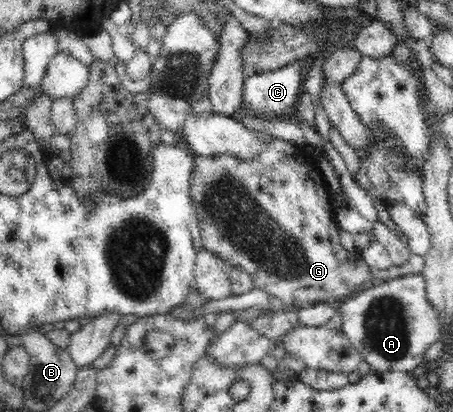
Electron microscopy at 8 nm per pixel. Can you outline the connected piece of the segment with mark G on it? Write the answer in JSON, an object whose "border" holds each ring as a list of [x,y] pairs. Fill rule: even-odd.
{"border":[[[265,131],[256,132],[267,147],[254,157],[238,159],[233,155],[194,155],[190,189],[203,248],[221,257],[227,265],[246,270],[256,288],[277,297],[287,309],[343,300],[364,289],[366,281],[376,282],[360,250],[348,251],[340,244],[336,209],[331,206],[335,196],[329,192],[317,160],[306,157],[303,147],[274,138]]]}

